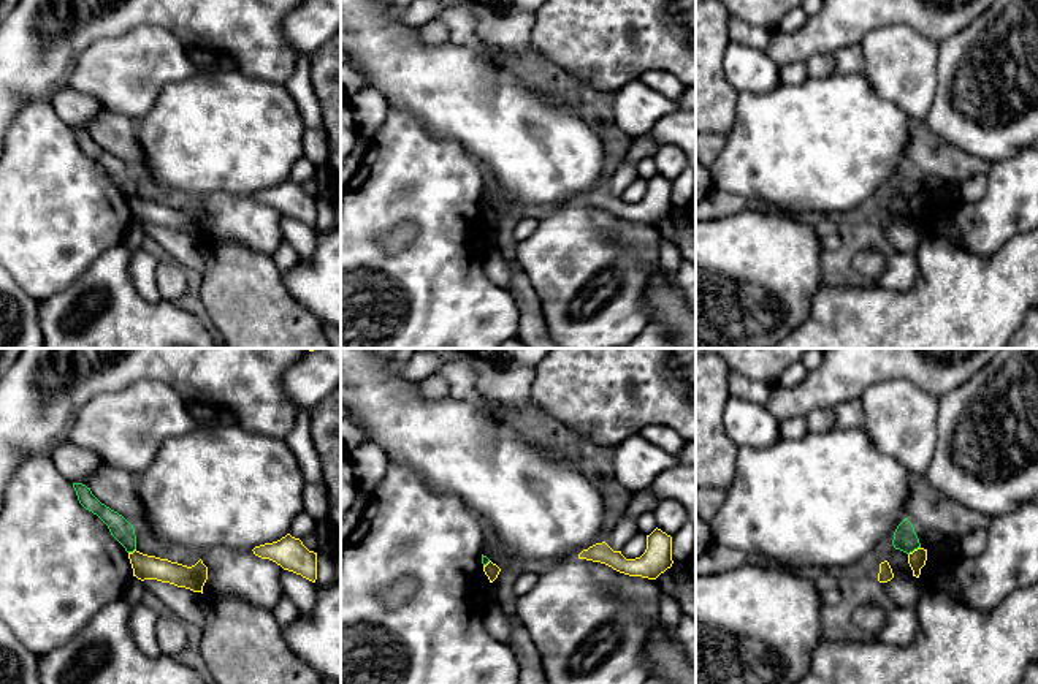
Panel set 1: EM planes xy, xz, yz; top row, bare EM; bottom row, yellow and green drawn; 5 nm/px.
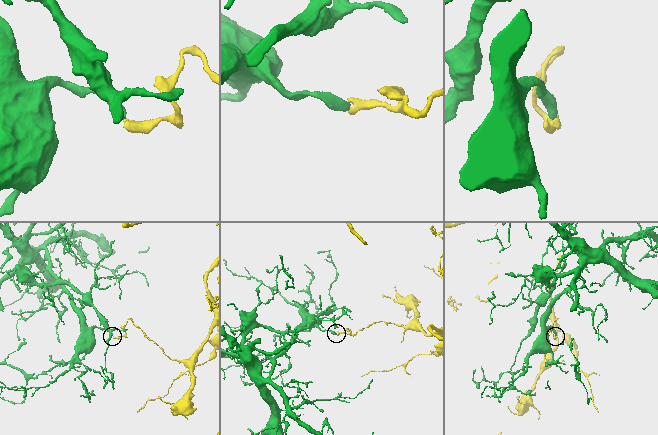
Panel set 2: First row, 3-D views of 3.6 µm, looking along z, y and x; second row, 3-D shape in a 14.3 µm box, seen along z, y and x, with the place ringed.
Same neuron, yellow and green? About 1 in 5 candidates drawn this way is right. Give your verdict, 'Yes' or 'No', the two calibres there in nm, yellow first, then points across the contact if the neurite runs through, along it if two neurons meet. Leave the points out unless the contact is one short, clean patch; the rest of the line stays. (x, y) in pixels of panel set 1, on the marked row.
No. Thickness 90 nm (yellow) against 120 nm. Boundary: yz (919, 547), (908, 554)

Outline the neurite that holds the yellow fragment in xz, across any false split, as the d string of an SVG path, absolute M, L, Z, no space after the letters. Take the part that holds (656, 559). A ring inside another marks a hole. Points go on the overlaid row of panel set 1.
M656 527L650 535L647 535L645 553L635 559L626 559L621 551L613 551L605 542L583 549L578 554L578 559L605 564L629 576L656 580L674 564L672 537Z

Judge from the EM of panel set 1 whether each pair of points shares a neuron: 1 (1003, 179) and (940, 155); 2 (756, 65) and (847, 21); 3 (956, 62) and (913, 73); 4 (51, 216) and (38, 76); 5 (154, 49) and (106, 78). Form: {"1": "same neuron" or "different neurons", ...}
{"1": "different neurons", "2": "different neurons", "3": "different neurons", "4": "different neurons", "5": "same neuron"}

